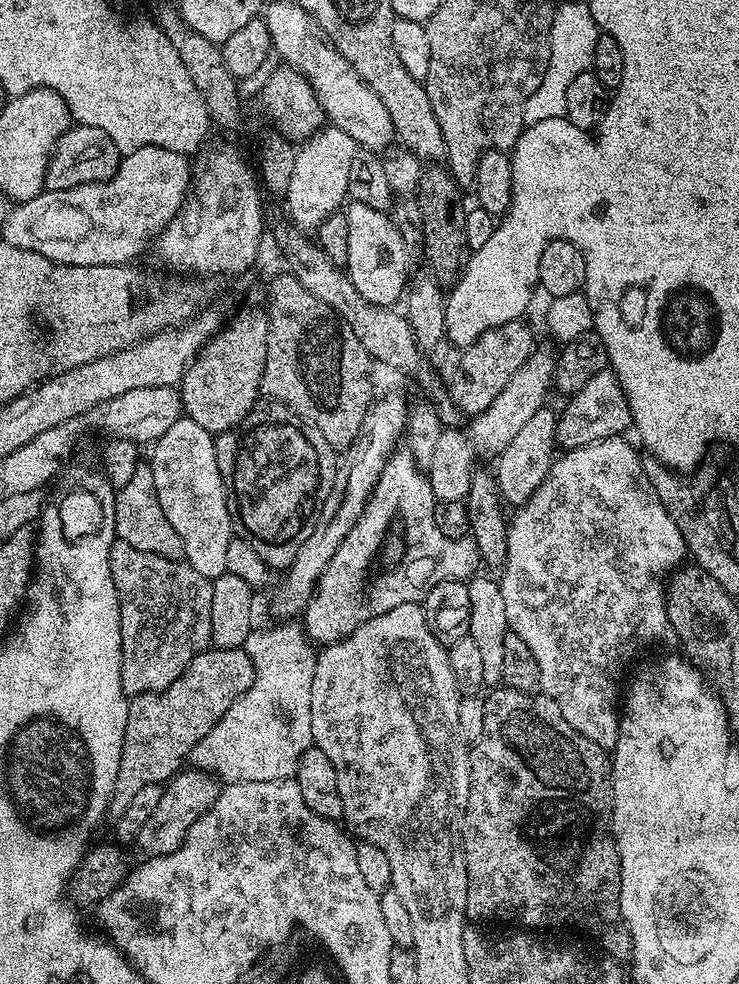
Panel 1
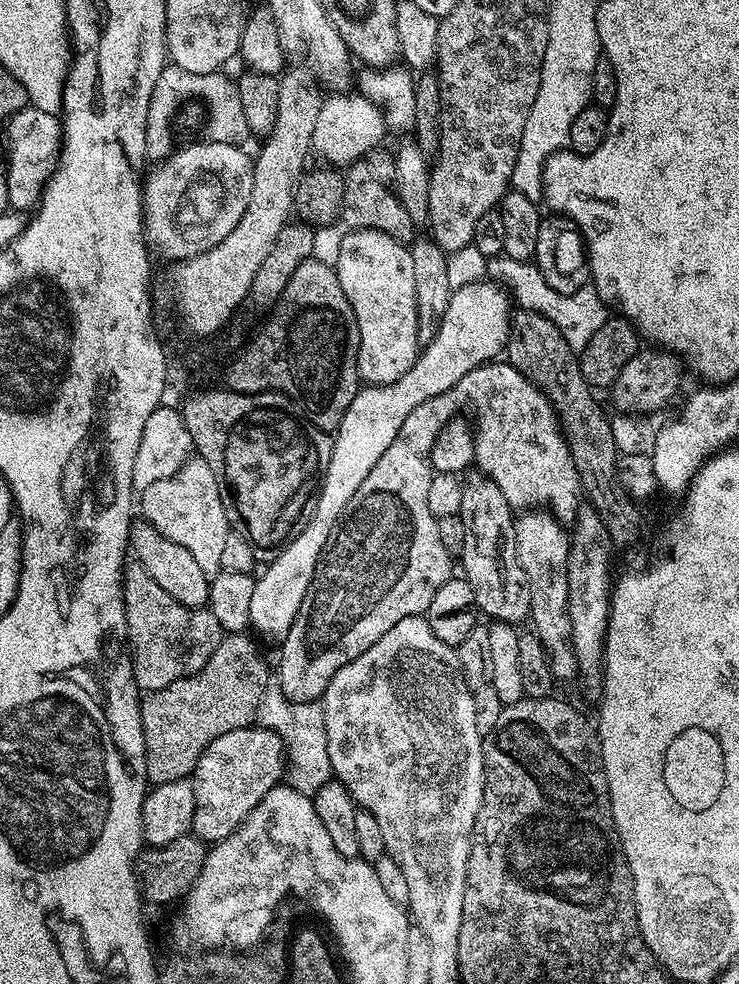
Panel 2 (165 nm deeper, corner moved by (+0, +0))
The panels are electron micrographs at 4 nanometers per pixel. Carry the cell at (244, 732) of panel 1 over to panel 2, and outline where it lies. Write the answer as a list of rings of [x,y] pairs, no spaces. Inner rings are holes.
[[[269,687],[260,703],[258,720],[261,725],[274,730],[284,739],[286,753],[287,783],[299,792],[308,794],[313,789],[321,788],[324,781],[333,779],[334,773],[328,759],[328,739],[326,738],[326,718],[323,703],[294,702],[284,695],[279,687]]]

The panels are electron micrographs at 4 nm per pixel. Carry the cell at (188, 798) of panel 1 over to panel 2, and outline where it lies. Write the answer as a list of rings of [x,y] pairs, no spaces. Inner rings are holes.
[[[249,726],[235,728],[226,734],[214,738],[210,746],[198,758],[192,785],[194,786],[194,818],[192,819],[192,832],[205,842],[225,840],[270,794],[270,790],[281,783],[286,776],[286,753],[284,739],[274,730],[263,726]]]

